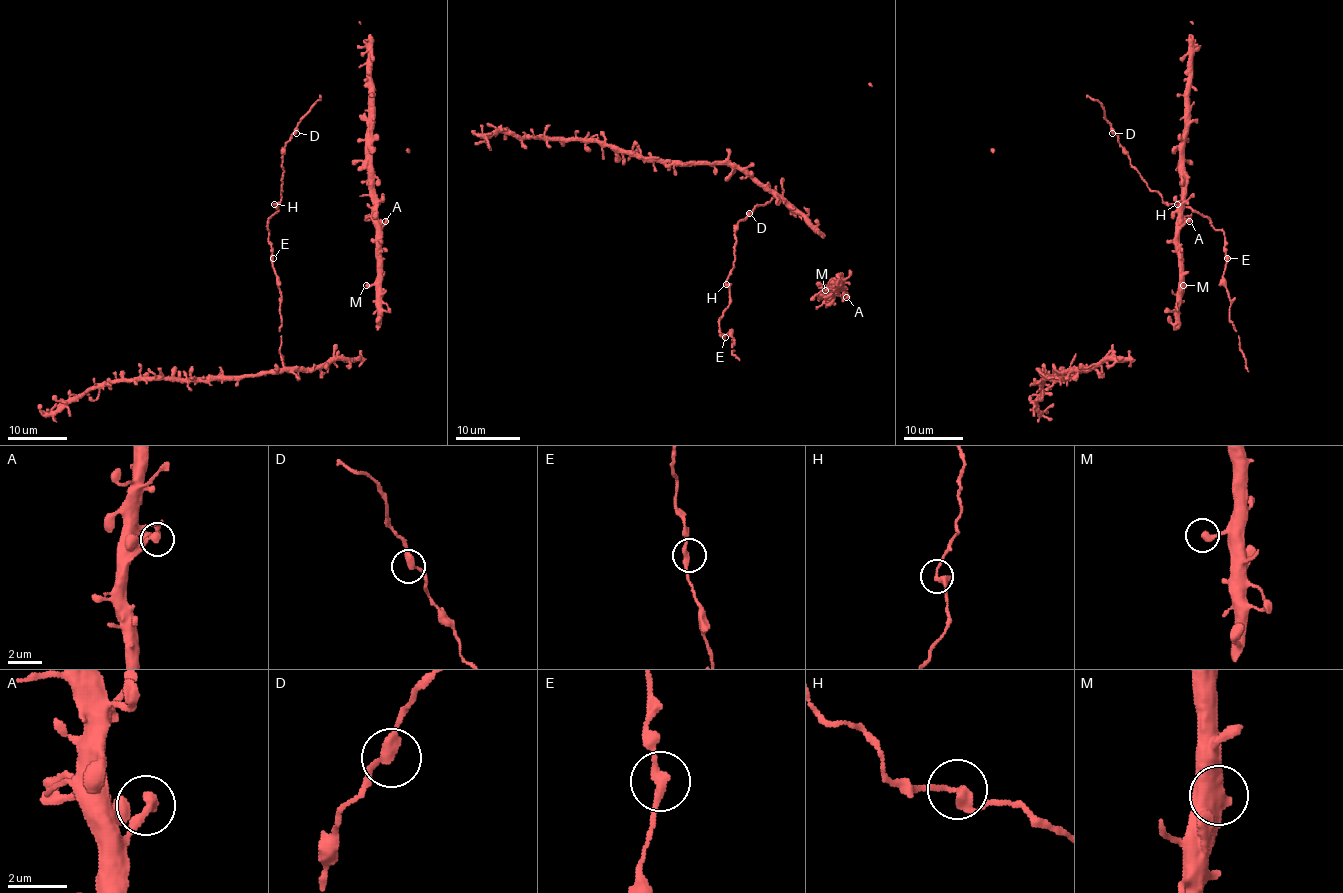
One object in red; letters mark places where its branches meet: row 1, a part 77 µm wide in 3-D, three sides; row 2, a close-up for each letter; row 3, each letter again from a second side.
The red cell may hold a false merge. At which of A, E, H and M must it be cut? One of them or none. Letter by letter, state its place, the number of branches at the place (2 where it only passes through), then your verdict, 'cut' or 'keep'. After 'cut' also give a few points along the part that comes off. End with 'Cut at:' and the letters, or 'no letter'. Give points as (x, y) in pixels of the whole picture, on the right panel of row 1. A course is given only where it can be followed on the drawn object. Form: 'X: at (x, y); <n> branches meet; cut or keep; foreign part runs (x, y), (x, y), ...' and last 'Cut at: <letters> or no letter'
A: at (1189, 221); 1 branches meet; keep
E: at (1227, 258); 2 branches meet; keep
H: at (1177, 204); 2 branches meet; keep
M: at (1183, 285); 1 branches meet; keep
Cut at: no letter

